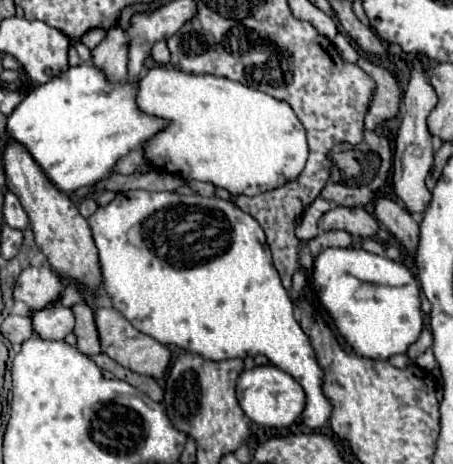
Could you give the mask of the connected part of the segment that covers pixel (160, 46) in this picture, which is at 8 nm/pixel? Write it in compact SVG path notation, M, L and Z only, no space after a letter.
M166 42L154 44L154 48L152 48L152 58L154 58L158 64L162 64L162 66L170 66L170 52L168 52L168 48L166 48Z

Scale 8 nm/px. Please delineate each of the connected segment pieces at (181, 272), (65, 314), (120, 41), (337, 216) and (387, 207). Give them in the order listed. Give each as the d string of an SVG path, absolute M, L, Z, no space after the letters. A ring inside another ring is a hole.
M130 190L116 194L108 206L98 208L88 218L88 224L100 256L102 290L112 306L122 312L136 330L162 344L176 344L214 362L264 354L274 366L302 384L306 392L306 408L302 412L304 424L320 428L328 422L332 404L322 392L324 370L316 360L310 338L294 318L294 304L272 264L264 230L254 218L242 212L234 202L218 196L202 198L198 194L178 196L174 192ZM132 226L140 228L142 246L128 242L128 230Z
M46 306L32 316L34 332L46 340L64 340L74 330L74 312L66 306Z
M120 24L106 30L104 40L92 50L92 64L104 70L108 80L120 82L128 74L128 36Z
M336 206L322 216L320 230L344 230L354 236L370 238L378 234L380 222L374 216L370 216L364 208Z
M378 198L374 202L374 216L396 236L396 240L414 256L418 244L418 222L406 208L390 198Z

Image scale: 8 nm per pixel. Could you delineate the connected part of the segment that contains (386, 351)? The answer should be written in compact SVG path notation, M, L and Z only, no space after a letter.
M328 248L314 262L312 284L320 304L334 318L334 324L338 326L340 334L358 356L388 360L394 354L404 354L408 346L418 340L422 330L420 286L414 274L402 262L394 262L386 256L378 256L362 248Z

